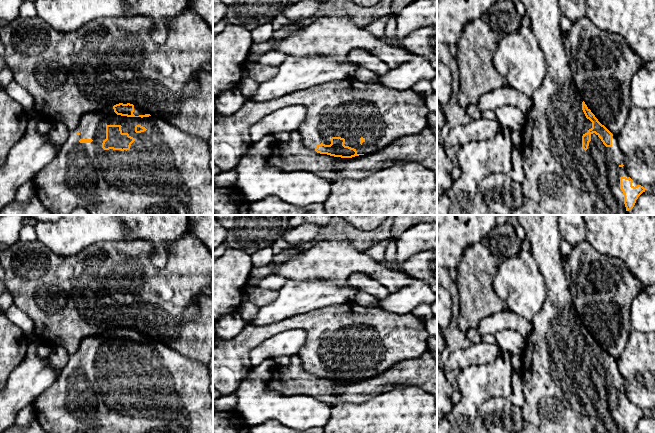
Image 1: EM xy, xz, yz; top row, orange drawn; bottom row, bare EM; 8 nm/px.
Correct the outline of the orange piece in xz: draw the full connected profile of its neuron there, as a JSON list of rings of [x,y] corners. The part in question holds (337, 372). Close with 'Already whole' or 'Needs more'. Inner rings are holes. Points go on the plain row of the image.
[[[356,303],[346,305],[331,305],[321,309],[311,310],[295,317],[286,318],[267,326],[252,326],[247,324],[234,338],[222,340],[213,337],[213,387],[221,394],[235,393],[251,369],[250,353],[272,336],[290,329],[306,331],[306,342],[300,349],[300,358],[303,369],[320,378],[334,381],[352,382],[364,378],[372,378],[392,368],[397,363],[412,358],[421,357],[428,351],[427,340],[429,334],[425,321],[412,313],[398,314],[379,307],[364,307]]]. Needs more

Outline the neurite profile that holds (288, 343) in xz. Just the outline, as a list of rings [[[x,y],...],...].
[[[290,329],[280,332],[251,351],[251,364],[259,365],[269,358],[298,355],[305,342],[306,331],[303,329]]]

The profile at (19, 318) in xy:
[[[12,305],[5,311],[5,315],[15,326],[19,327],[22,330],[26,337],[34,337],[34,323],[25,312]]]

